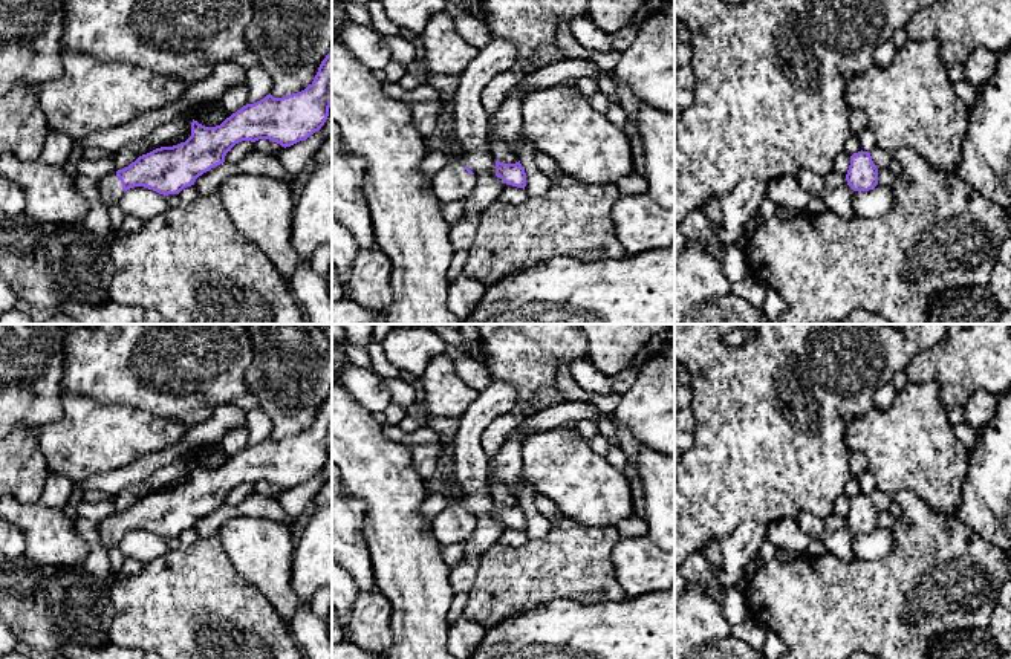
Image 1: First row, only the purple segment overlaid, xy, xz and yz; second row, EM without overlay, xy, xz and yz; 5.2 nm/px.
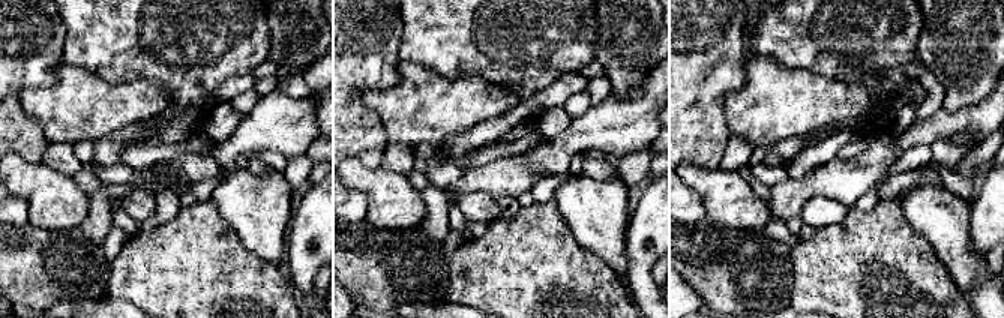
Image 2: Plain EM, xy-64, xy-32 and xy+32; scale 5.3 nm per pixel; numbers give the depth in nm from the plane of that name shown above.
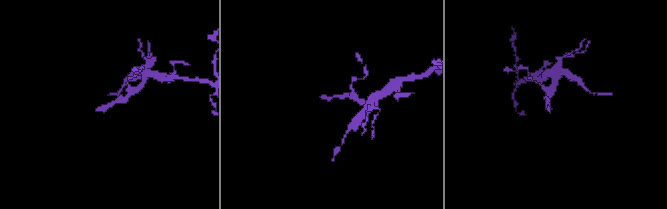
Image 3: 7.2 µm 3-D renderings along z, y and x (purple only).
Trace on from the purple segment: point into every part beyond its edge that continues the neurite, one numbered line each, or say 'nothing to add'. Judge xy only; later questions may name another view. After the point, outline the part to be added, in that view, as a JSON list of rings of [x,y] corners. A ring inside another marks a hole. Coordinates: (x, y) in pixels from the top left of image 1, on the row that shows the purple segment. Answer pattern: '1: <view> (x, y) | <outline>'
1: xy (110, 188) | [[[116,171],[98,180],[96,187],[99,191],[99,199],[106,205],[106,208],[118,205],[124,194],[122,183],[116,177]]]

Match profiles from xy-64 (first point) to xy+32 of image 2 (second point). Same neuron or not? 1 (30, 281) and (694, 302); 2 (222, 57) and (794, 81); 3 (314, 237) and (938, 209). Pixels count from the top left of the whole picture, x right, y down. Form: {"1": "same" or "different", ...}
{"1": "different", "2": "different", "3": "different"}

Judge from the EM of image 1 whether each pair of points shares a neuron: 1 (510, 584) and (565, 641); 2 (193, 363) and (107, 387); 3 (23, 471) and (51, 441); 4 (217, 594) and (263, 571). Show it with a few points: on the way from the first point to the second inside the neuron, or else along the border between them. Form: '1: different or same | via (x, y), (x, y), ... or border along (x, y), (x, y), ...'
1: different | border along (571, 600), (552, 600), (502, 623)
2: same | via (172, 363), (133, 363), (129, 367)
3: different | border along (57, 419), (40, 425), (32, 433), (49, 473)
4: different | border along (225, 551), (233, 566), (271, 606)

